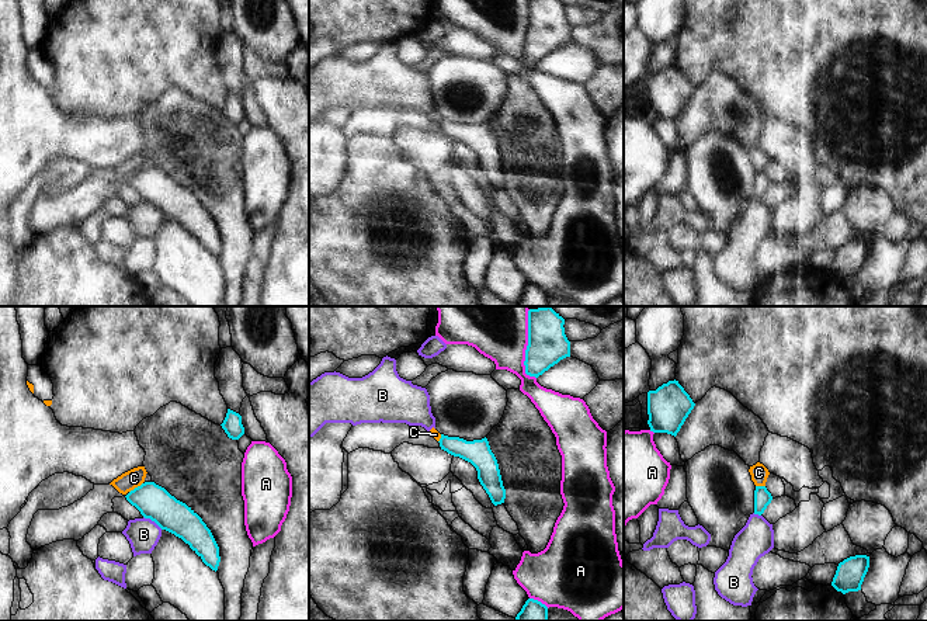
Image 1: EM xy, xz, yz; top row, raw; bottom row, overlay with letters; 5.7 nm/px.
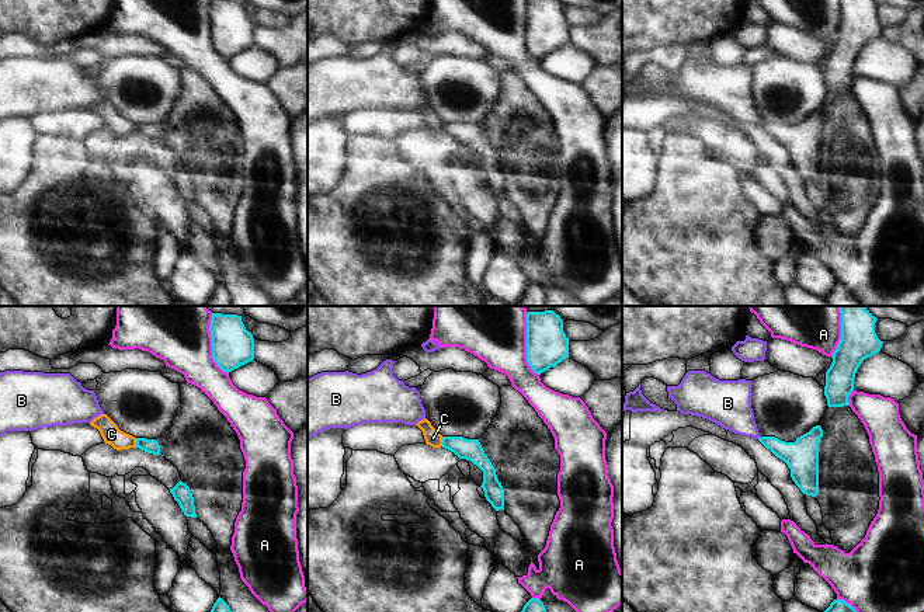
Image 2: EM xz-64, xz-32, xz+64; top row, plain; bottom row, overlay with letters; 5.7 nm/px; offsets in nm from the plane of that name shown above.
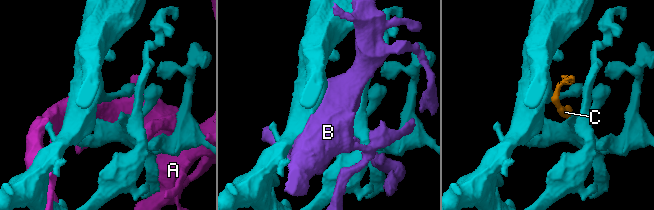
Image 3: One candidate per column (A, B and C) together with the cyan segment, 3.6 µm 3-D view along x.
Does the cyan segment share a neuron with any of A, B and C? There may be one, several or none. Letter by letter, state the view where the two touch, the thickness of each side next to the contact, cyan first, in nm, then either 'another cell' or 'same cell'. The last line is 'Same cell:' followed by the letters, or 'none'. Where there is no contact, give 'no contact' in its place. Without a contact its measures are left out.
A: contact in xz; calibres 220 and 400 nm; another cell
B: contact in xy; calibres 200 and 190 nm; another cell
C: contact in xy; calibres 200 and 110 nm; another cell
Same cell: none

